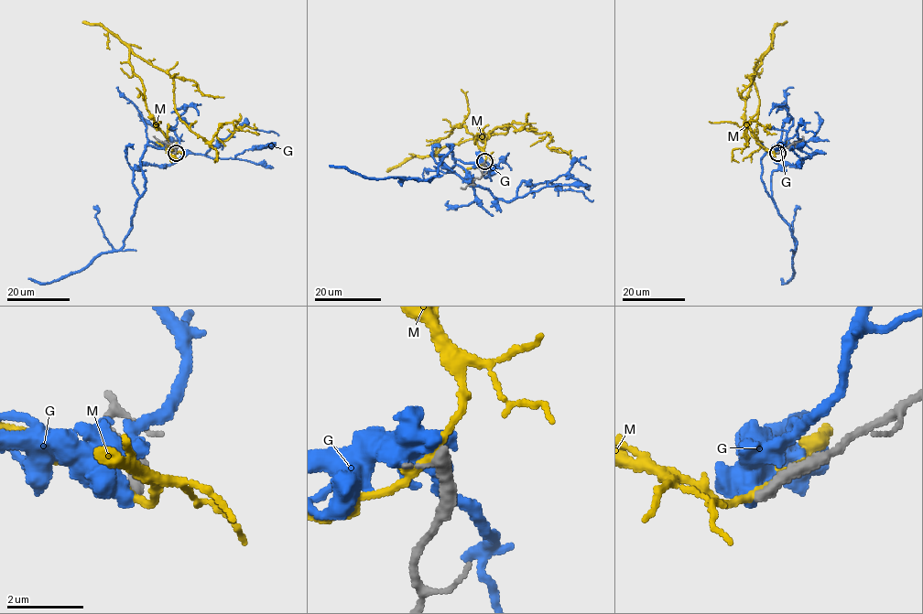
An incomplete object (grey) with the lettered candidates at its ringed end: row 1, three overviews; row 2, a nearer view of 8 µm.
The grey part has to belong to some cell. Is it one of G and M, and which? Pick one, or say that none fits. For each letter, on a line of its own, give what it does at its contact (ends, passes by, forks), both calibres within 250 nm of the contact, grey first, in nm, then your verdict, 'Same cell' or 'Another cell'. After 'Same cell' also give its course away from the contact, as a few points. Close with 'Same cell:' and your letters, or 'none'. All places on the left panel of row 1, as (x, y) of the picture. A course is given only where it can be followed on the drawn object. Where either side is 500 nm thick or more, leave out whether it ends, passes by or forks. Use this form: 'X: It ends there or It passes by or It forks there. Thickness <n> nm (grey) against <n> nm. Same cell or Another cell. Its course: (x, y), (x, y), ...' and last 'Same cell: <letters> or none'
G: Thickness 360 nm (grey) against 600 nm. Another cell
M: It forks there. Thickness 380 nm (grey) against 140 nm. Another cell
Same cell: none

